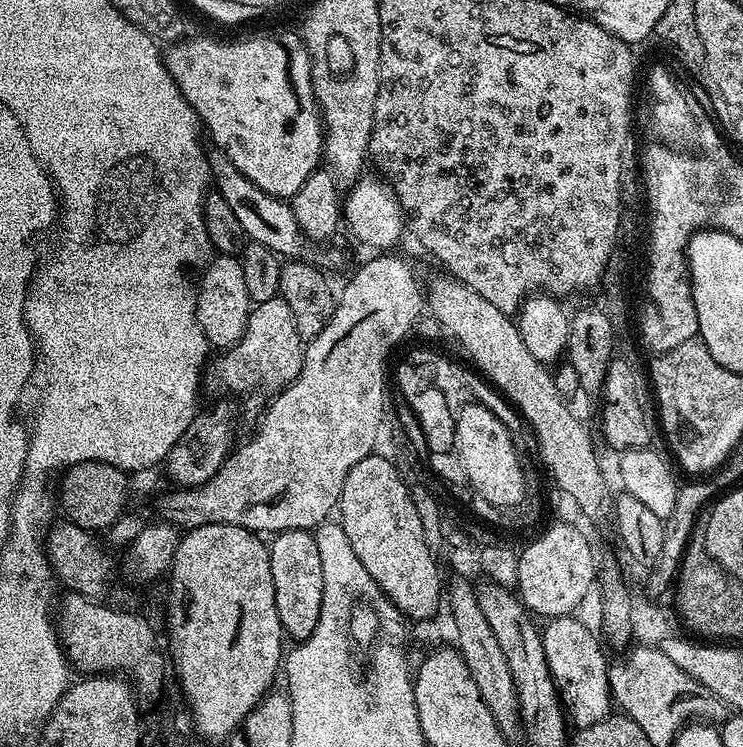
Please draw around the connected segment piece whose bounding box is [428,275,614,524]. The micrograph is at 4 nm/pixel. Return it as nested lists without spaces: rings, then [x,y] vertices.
[[[447,275],[444,276],[440,277],[432,286],[431,284],[429,285],[428,304],[430,307],[430,316],[440,323],[443,331],[447,333],[447,335],[452,335],[453,338],[456,339],[457,342],[460,343],[466,351],[468,351],[469,358],[477,364],[475,367],[479,369],[479,371],[483,373],[483,375],[487,377],[489,381],[491,381],[495,390],[497,390],[497,392],[499,392],[500,395],[502,395],[504,399],[507,400],[507,403],[511,405],[513,409],[516,407],[517,410],[520,411],[526,419],[528,419],[528,424],[530,427],[532,427],[533,434],[536,435],[536,444],[538,447],[540,447],[540,456],[542,459],[544,459],[544,464],[546,467],[548,467],[548,472],[550,475],[552,475],[553,482],[561,488],[562,491],[560,492],[563,493],[564,496],[570,496],[574,501],[577,502],[579,515],[583,518],[585,516],[585,518],[588,520],[593,520],[593,522],[596,524],[602,523],[603,520],[607,518],[607,516],[609,519],[609,517],[611,517],[614,512],[614,496],[613,493],[608,493],[608,480],[606,477],[604,477],[603,470],[600,469],[600,460],[598,457],[596,457],[596,448],[594,445],[592,445],[592,436],[590,433],[588,433],[587,426],[584,425],[583,422],[580,421],[579,418],[576,417],[570,409],[568,409],[568,406],[570,406],[569,401],[558,392],[558,387],[555,386],[555,378],[553,373],[549,371],[545,365],[540,364],[538,362],[538,358],[534,358],[534,354],[530,354],[530,350],[526,350],[526,342],[522,342],[522,334],[520,333],[517,321],[513,319],[509,313],[498,310],[498,306],[494,306],[494,302],[486,302],[486,298],[482,298],[482,294],[478,294],[472,288],[467,288],[467,286],[462,283],[462,281],[455,278],[449,278]]]

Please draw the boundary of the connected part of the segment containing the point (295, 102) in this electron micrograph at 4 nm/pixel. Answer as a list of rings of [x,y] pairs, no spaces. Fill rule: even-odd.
[[[299,35],[288,36],[285,40],[279,40],[276,36],[248,36],[245,40],[220,40],[216,41],[212,36],[196,36],[193,40],[181,39],[173,43],[172,48],[163,53],[164,65],[168,67],[168,73],[174,78],[174,82],[182,90],[186,102],[199,114],[201,125],[212,135],[212,140],[219,151],[224,152],[226,158],[238,168],[246,178],[265,191],[266,194],[279,198],[291,198],[298,194],[312,172],[319,169],[324,154],[324,121],[320,109],[316,103],[316,95],[312,89],[312,60],[308,57],[308,49],[305,48],[303,39]]]

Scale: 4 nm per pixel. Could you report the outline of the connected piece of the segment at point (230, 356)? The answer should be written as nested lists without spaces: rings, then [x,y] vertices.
[[[283,296],[255,305],[248,313],[244,337],[233,348],[225,348],[210,364],[210,376],[228,392],[269,392],[275,394],[298,378],[304,361],[306,342],[294,326],[294,314]]]

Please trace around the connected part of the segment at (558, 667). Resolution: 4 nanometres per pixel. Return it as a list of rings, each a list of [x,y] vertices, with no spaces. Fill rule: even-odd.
[[[575,615],[558,616],[543,625],[544,653],[548,669],[560,694],[560,702],[566,709],[569,721],[576,723],[577,729],[594,726],[602,718],[610,715],[614,708],[610,682],[608,681],[609,657],[604,657],[605,645]]]

